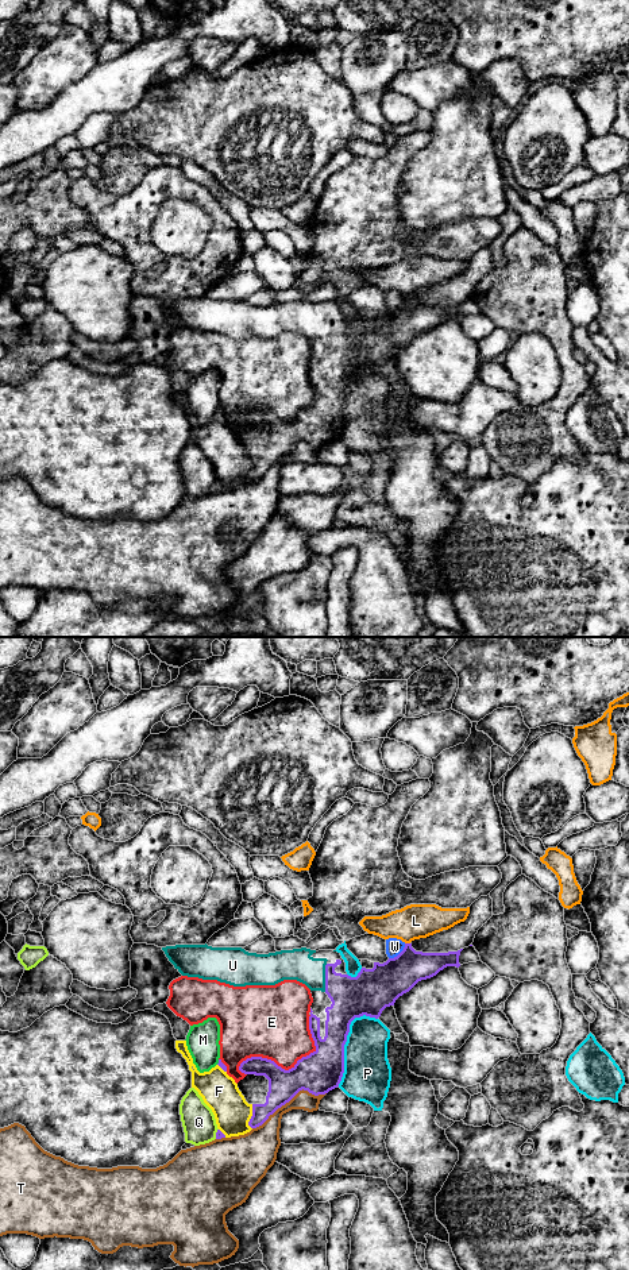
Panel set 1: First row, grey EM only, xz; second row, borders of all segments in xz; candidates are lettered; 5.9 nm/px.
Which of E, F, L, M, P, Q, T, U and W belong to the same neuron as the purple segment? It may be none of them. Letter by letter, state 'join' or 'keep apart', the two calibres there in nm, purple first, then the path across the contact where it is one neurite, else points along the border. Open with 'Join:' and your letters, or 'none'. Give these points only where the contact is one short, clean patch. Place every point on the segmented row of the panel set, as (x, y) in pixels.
Join: U
E: keep apart; calibres 260 and 380 nm
F: keep apart; calibres 170 and 220 nm
L: keep apart; calibres 220 and 200 nm; border xz (405, 942), (409, 944)
M: keep apart; calibres 40 and 190 nm
P: keep apart; calibres 260 and 280 nm
Q: keep apart; calibres 50 and 200 nm
T: keep apart; calibres 260 and 140 nm
U: join; calibres 240 and 190 nm
W: keep apart; calibres 240 and 100 nm; border xz (405, 944), (396, 956), (389, 958)

